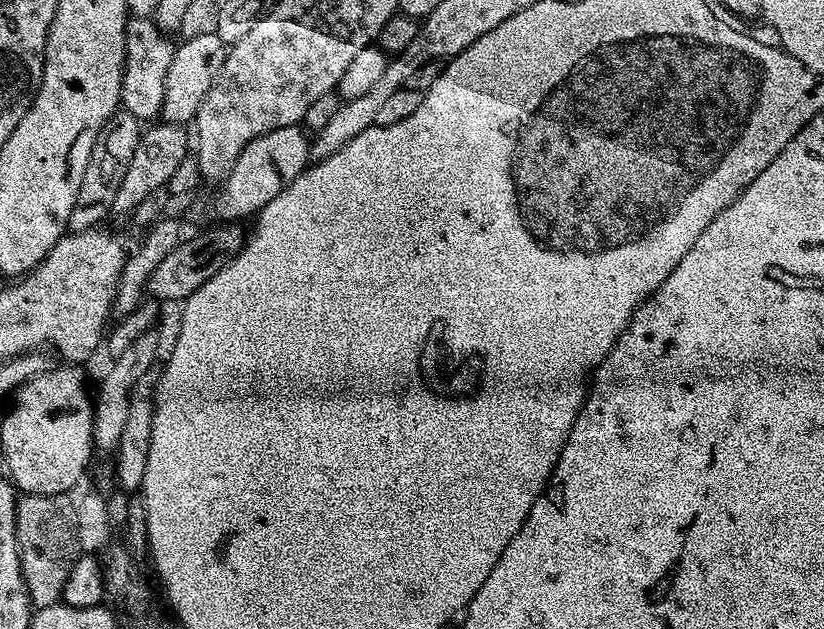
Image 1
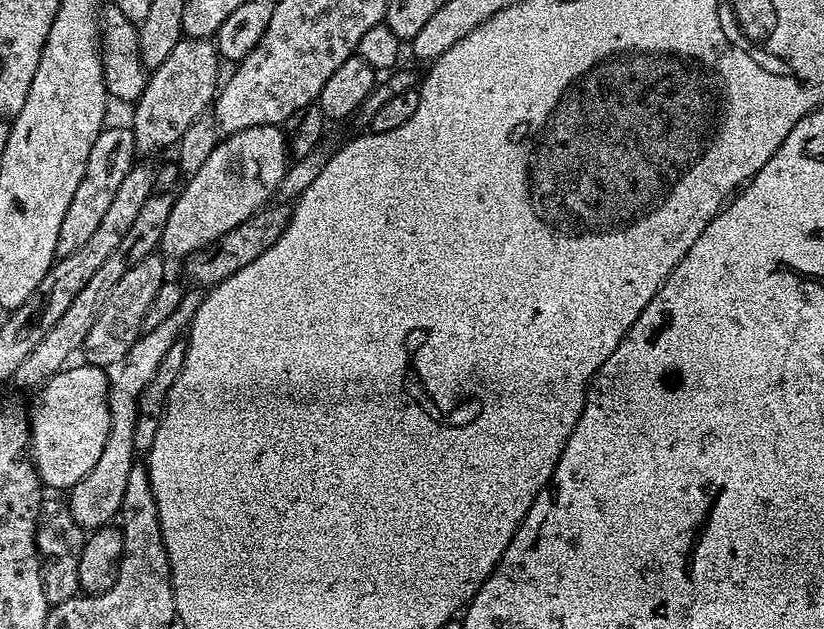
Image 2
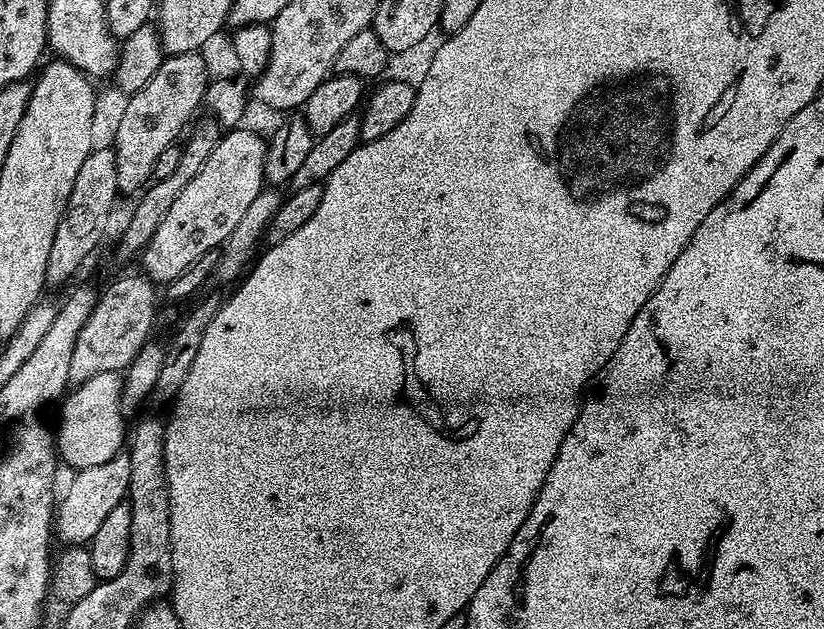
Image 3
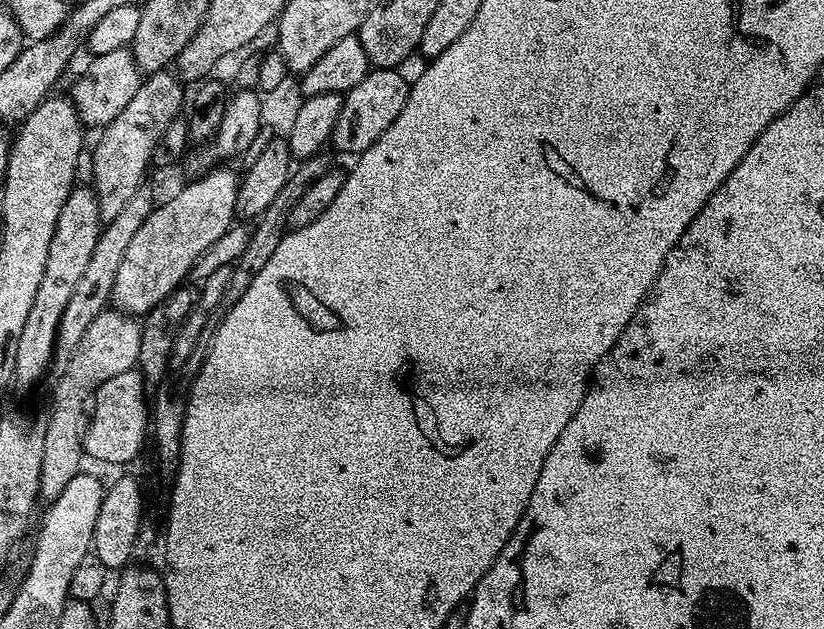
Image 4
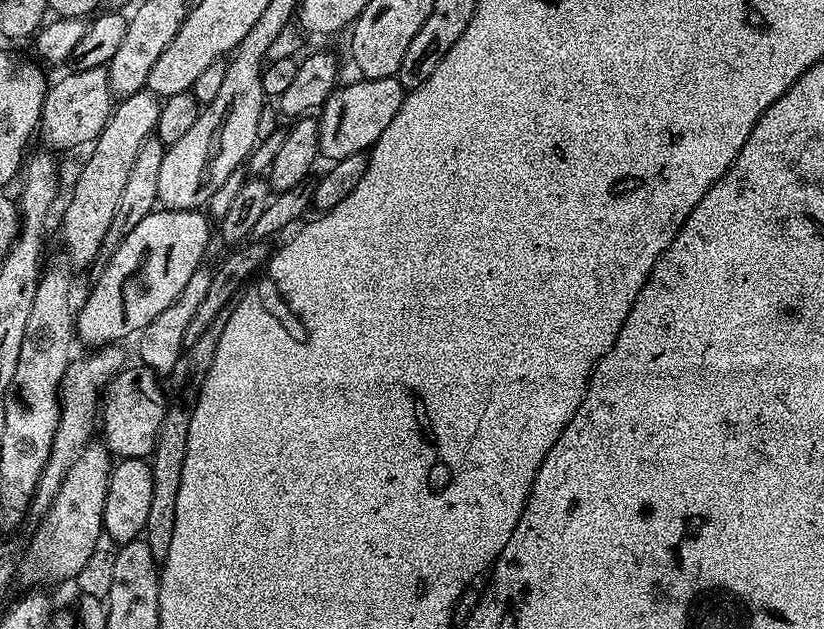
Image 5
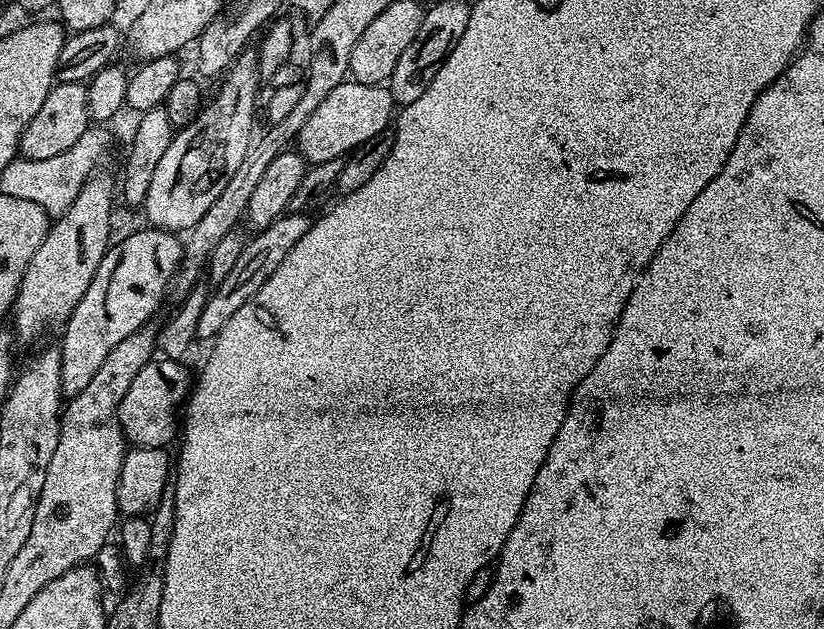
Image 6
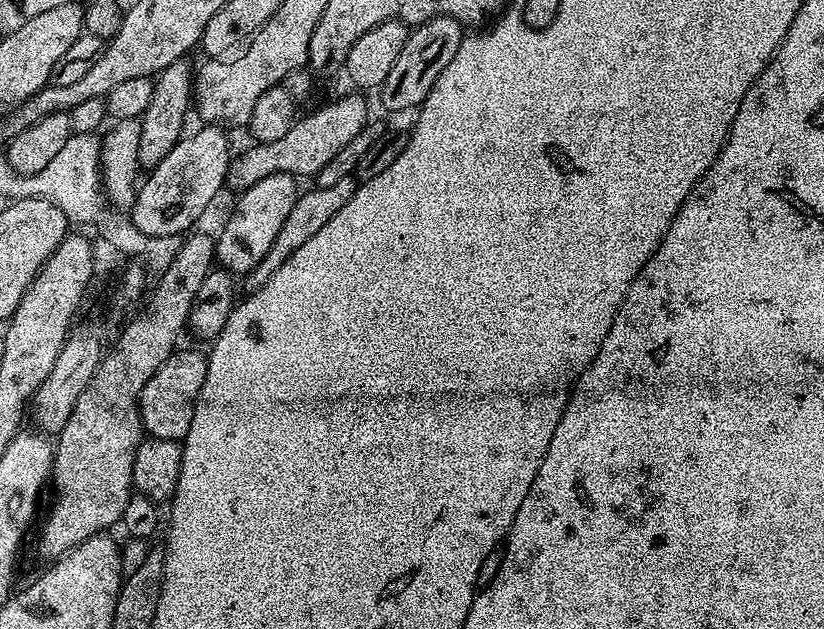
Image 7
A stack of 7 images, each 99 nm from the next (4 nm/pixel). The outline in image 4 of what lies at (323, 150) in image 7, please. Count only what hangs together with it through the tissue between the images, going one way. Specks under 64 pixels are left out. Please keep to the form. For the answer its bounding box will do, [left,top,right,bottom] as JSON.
[331,68,409,154]

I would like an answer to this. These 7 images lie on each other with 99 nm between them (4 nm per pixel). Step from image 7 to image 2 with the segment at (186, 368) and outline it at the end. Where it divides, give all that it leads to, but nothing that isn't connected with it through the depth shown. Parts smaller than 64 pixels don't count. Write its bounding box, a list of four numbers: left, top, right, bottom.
[30,363,110,490]

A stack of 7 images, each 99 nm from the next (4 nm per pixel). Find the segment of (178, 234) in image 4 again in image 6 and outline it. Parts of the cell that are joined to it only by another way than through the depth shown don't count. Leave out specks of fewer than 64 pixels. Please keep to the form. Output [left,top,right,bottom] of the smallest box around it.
[58,226,184,398]

